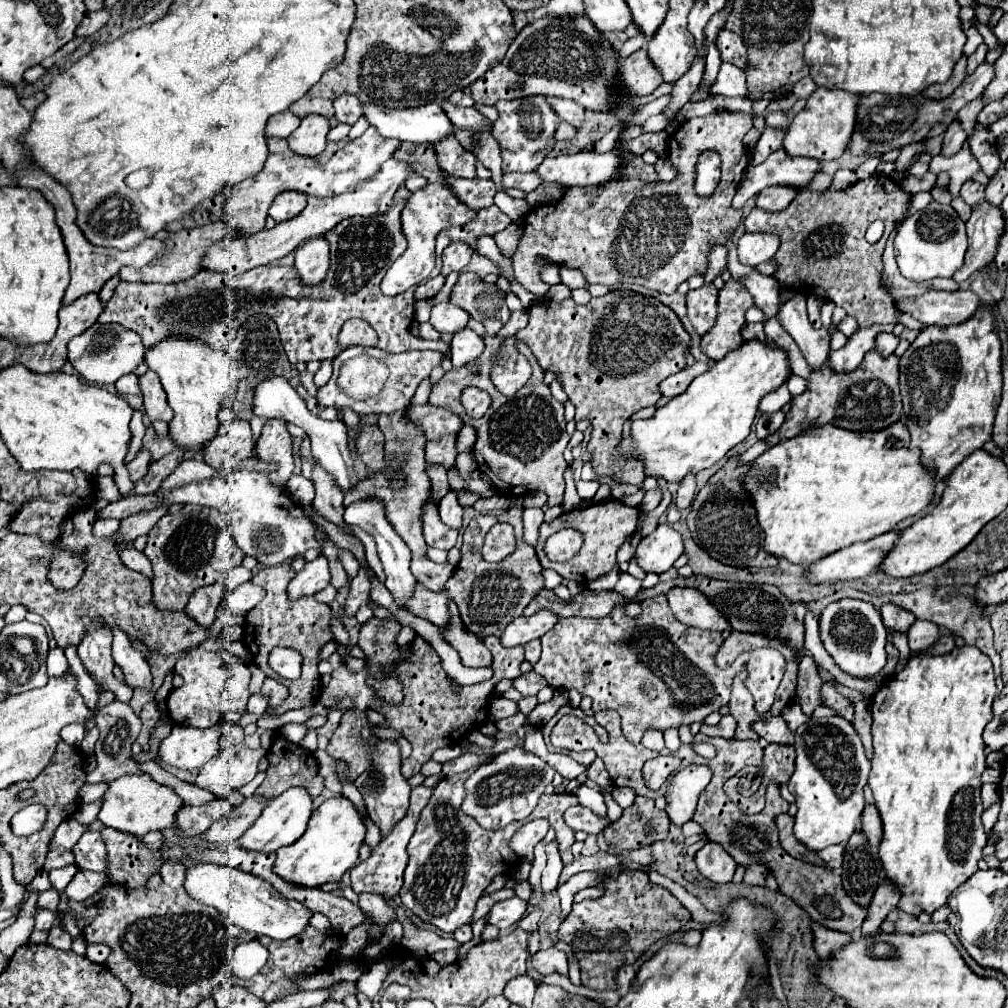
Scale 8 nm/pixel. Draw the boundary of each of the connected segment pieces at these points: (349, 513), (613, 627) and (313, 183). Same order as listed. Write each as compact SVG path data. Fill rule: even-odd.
M363 497L357 499L355 503L345 507L345 521L351 525L361 527L365 533L369 533L375 543L377 543L377 553L379 559L383 563L383 571L385 571L385 587L393 593L397 605L405 605L405 599L411 595L413 585L415 585L415 577L409 571L409 563L411 563L411 549L407 547L407 543L399 537L399 533L393 529L393 525L387 519L385 513L385 503L381 499L375 497Z
M657 595L653 599L643 601L643 613L639 617L629 617L623 613L619 605L611 615L605 619L579 619L579 617L565 617L543 635L543 653L541 659L535 663L535 671L547 679L551 687L575 687L581 695L593 699L593 711L599 709L615 709L621 715L621 729L627 741L637 745L645 731L657 729L665 731L671 727L689 725L695 721L703 721L709 713L719 711L723 705L729 703L731 686L734 677L729 673L729 667L721 669L715 667L715 653L723 643L721 633L717 631L703 631L697 627L687 627L675 621L667 597ZM591 671L591 681L585 683L583 675Z
M369 127L361 137L349 141L343 149L339 149L327 163L319 163L313 157L303 157L297 155L295 151L289 149L285 139L279 137L269 137L269 157L259 173L253 177L247 177L245 181L231 185L225 189L227 195L227 205L225 205L225 217L223 221L231 229L239 229L243 233L253 233L261 231L265 227L267 211L275 199L275 195L295 189L305 195L315 195L315 197L327 197L327 195L337 195L343 191L355 191L355 187L373 175L377 175L383 167L383 163L393 157L393 153L399 149L401 141L399 139L387 139L381 137L375 127Z

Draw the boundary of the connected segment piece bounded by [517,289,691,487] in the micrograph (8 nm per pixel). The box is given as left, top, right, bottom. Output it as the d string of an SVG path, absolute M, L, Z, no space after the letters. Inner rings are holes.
M613 289L603 297L593 297L587 305L575 303L571 297L563 301L549 301L547 297L543 297L529 307L529 323L523 331L517 333L517 337L531 347L543 371L553 371L557 375L557 381L563 385L563 391L575 405L575 421L591 421L593 433L587 443L587 451L591 453L593 471L599 477L617 477L621 479L621 483L641 487L641 483L645 481L645 469L641 467L641 463L627 457L623 459L623 455L615 455L615 449L621 441L623 423L635 411L655 405L661 397L657 385L665 377L687 367L687 349L691 345L691 335L685 331L677 313L655 297L625 289Z

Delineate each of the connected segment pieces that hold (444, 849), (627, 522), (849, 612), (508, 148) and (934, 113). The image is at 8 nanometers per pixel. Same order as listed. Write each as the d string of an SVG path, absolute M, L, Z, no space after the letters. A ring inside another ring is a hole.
M471 771L443 777L433 789L427 807L421 811L417 829L409 841L409 865L405 869L405 883L399 891L403 905L427 923L433 923L445 933L471 921L477 899L495 875L515 869L519 855L509 847L515 831L525 823L515 821L503 831L487 831L461 811L463 779Z
M605 501L605 503L595 503L595 505L589 505L589 507L583 507L583 509L575 509L571 513L563 513L559 515L555 521L551 523L543 523L541 525L541 531L539 531L539 543L535 547L537 555L539 555L539 561L543 567L549 567L549 569L555 569L561 577L565 579L571 579L571 581L577 581L577 583L587 583L587 581L595 581L597 577L609 573L615 565L615 555L619 551L619 547L625 543L625 539L629 535L633 535L637 531L637 521L639 521L639 515L641 511L637 507L629 507L621 501ZM572 528L583 531L583 537L585 537L585 545L581 547L579 555L575 555L573 559L565 561L565 563L553 563L547 559L545 551L543 551L543 545L547 541L547 537L559 531L559 529Z
M839 599L829 603L819 617L819 633L823 647L845 673L855 677L867 677L883 669L887 631L879 611L871 603L861 599Z
M531 95L513 101L497 101L495 109L499 117L493 123L493 137L501 145L503 171L521 171L521 173L535 171L535 167L539 167L539 163L555 147L555 131L557 125L561 123L559 115L555 115L547 97L543 95Z
M987 63L979 65L975 73L971 73L951 97L945 97L941 101L925 99L923 93L917 93L911 97L909 95L885 95L885 93L865 95L859 103L859 115L857 115L859 127L855 127L855 135L851 137L851 153L863 155L863 157L875 157L891 149L899 149L901 145L923 141L933 125L937 123L949 125L961 107L977 99L983 93L983 87L987 87L987 83L991 81L991 75L993 75L993 65L987 65Z

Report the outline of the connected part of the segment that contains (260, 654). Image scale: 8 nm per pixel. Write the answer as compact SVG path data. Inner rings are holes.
M281 563L275 567L265 567L259 569L253 575L253 583L263 587L267 591L267 595L259 601L259 605L255 605L247 617L245 617L245 633L243 633L243 643L247 645L247 649L253 655L253 661L267 673L267 677L277 679L279 683L283 683L289 689L289 697L275 709L275 713L285 713L289 709L299 709L299 707L307 707L311 703L315 703L319 699L319 691L321 691L321 675L317 671L317 653L319 649L329 643L333 639L331 629L329 629L329 617L331 617L331 609L325 603L319 603L313 595L303 595L297 601L289 599L287 593L287 585L289 581L295 577L295 571L291 569L289 563ZM273 647L291 647L295 651L301 653L303 657L303 675L297 681L287 681L281 679L269 665L269 653L273 651Z

